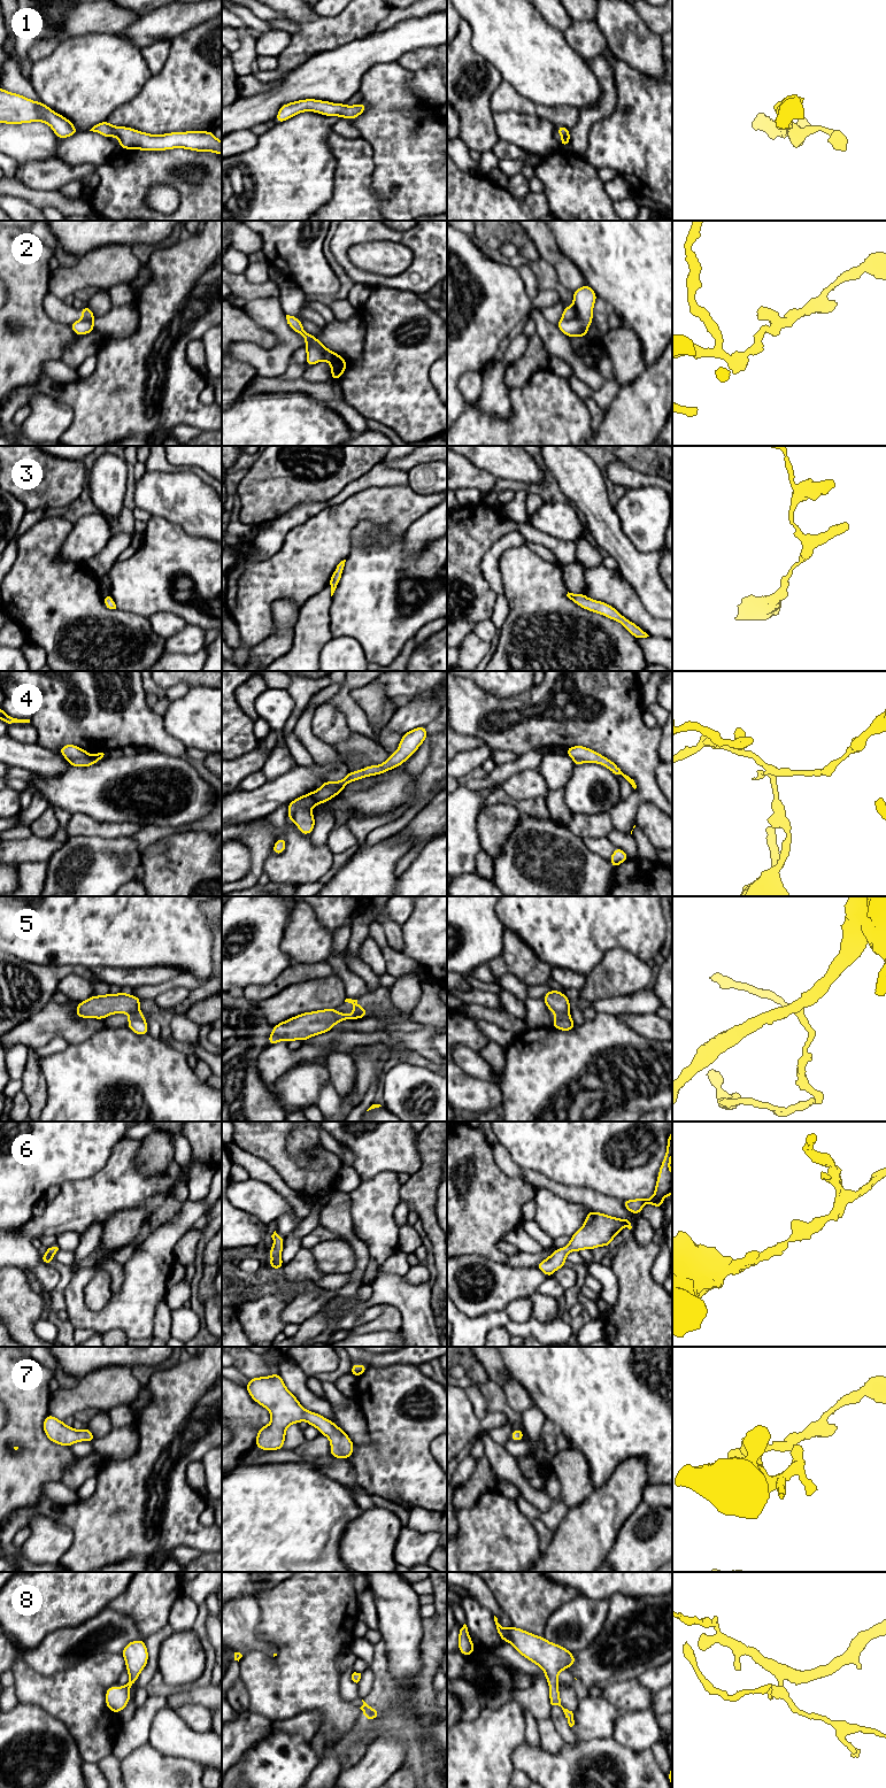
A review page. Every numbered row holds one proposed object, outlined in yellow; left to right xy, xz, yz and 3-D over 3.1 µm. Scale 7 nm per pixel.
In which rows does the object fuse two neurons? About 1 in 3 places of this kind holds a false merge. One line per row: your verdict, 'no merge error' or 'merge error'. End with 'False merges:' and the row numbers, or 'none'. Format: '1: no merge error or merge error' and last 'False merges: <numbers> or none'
1: no merge error
2: merge error
3: no merge error
4: merge error
5: merge error
6: no merge error
7: no merge error
8: no merge error
False merges: 2, 4, 5

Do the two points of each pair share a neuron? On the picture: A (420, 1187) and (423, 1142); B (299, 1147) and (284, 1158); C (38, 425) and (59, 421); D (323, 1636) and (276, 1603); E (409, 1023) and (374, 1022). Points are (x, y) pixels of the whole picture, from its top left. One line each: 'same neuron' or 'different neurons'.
A: same neuron
B: different neurons
C: same neuron
D: same neuron
E: same neuron

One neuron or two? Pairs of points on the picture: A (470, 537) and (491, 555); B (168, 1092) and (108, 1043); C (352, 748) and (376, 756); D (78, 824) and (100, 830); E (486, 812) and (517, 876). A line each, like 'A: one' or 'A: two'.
A: two
B: one
C: one
D: one
E: two

